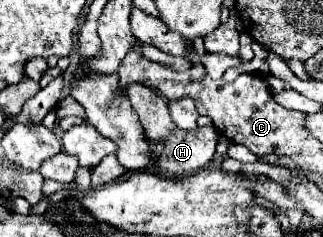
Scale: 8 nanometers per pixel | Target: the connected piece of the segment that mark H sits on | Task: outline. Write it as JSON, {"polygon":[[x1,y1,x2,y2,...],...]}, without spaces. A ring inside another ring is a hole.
{"polygon":[[129,85,123,91,129,97,131,107,139,115,139,121,143,125,145,135,151,137,149,151,153,157,153,165,157,165,161,169,161,173,165,173,171,179,183,179,195,171,205,169,213,161,215,147,217,147,217,135,219,135,219,133,213,135,213,131,215,131,213,125,199,127,195,131,183,131,171,121,169,107,159,93,151,91,149,87,143,87,143,85]]}

